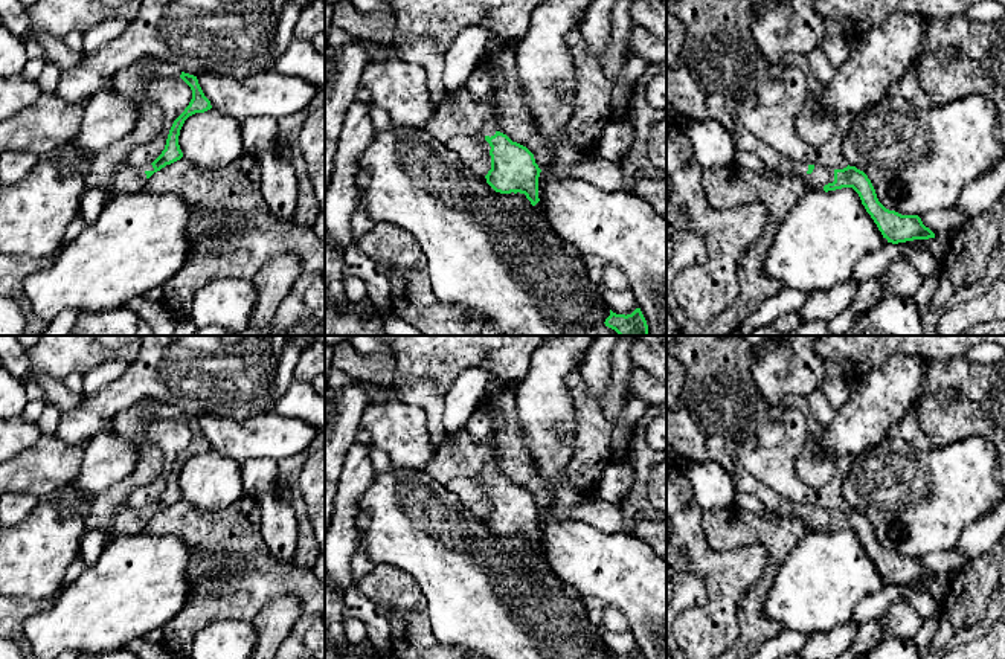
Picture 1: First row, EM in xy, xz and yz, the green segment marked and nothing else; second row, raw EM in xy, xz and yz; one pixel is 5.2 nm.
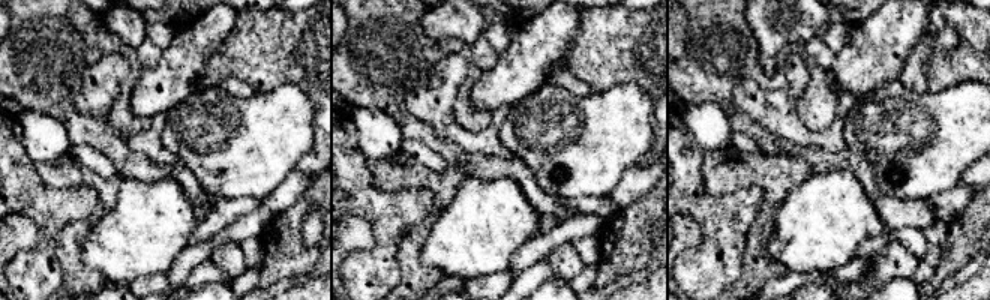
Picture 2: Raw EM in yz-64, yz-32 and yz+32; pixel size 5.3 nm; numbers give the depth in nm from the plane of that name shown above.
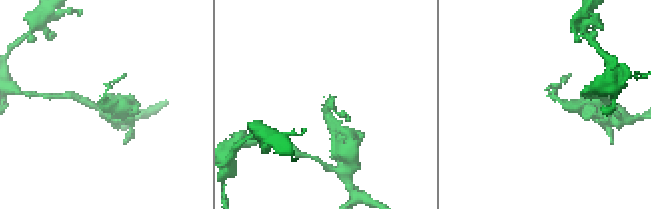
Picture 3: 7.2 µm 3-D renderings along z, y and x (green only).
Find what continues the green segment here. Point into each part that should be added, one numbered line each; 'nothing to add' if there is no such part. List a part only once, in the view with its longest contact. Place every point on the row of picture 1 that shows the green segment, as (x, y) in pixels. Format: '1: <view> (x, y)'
1: xz (458, 115)

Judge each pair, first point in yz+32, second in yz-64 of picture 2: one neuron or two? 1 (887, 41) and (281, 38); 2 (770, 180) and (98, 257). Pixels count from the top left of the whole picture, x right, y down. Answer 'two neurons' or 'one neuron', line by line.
1: two neurons
2: two neurons

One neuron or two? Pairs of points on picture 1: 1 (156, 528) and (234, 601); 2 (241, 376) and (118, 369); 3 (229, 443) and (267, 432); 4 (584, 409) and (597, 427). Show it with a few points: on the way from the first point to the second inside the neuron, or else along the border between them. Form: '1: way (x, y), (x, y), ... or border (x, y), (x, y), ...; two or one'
1: way (185, 527), (192, 527), (240, 572); one
2: border (130, 363), (118, 379), (96, 391); two
3: way (238, 440), (258, 437); one
4: way (587, 414), (592, 423); one

